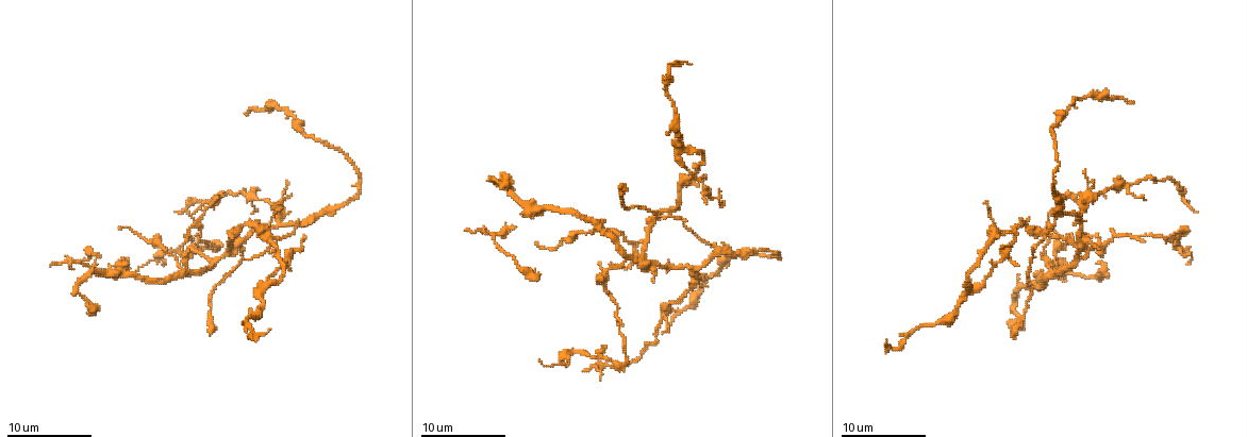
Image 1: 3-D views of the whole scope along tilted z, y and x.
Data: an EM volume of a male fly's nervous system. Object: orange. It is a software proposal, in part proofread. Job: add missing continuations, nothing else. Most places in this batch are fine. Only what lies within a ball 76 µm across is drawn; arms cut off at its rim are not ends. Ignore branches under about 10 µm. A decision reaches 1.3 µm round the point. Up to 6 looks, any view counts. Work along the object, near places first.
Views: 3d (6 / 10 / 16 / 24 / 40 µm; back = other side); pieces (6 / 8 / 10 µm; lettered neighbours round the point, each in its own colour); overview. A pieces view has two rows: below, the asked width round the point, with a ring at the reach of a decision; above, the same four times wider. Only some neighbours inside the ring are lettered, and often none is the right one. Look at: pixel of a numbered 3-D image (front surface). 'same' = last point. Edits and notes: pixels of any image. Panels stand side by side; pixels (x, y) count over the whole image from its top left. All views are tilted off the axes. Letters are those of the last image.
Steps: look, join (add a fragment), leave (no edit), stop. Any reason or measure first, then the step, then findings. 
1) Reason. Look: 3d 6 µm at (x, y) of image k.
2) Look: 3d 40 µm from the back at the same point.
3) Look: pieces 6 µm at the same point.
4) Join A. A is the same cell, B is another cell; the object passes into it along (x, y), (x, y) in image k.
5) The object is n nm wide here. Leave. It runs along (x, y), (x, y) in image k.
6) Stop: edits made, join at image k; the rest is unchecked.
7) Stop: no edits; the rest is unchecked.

Long arm stops here. Look: pieces 8 µm at (535, 269) of image 1.

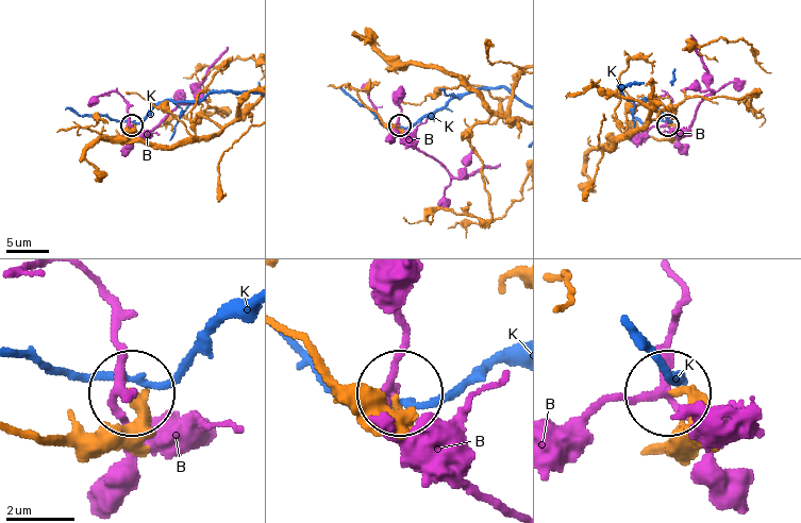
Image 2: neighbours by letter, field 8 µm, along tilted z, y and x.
The object is 260 nm wide here. Leave. B and K are other cells; none of them fits.

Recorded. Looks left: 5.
Branch stops here. Look: pieces 8 µm at (652, 281) of image 1.

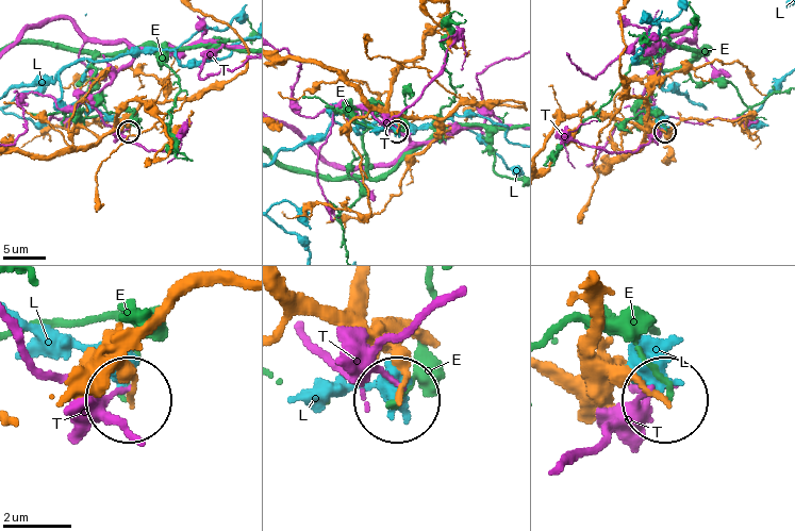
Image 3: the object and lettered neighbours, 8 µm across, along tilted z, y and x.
Leave. E, L and T are other cells; it runs along (136, 348), (128, 394) in image 3; no lettered fragment goes on from it.

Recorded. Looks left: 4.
An open end. Look: pieces 6 µm at (281, 202) of image 1.

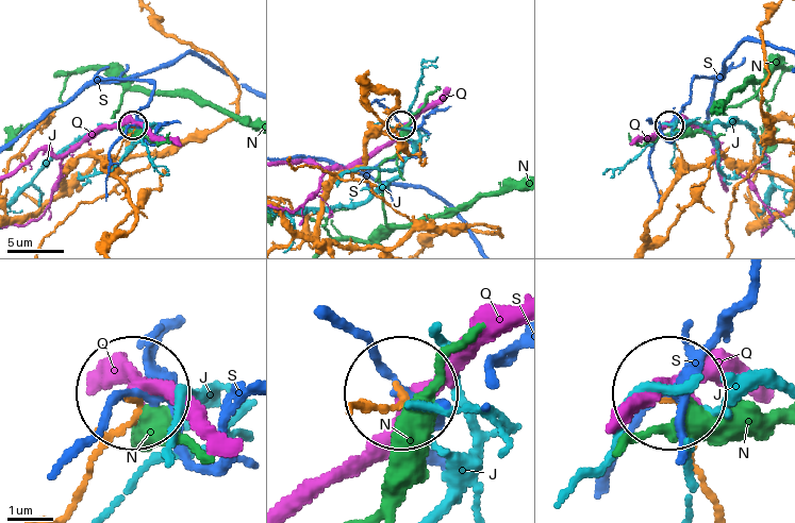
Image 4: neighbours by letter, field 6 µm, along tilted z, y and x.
Leave. J, N, Q and S are other cells; it runs along (67, 509), (136, 395) in image 4; none of them fits.

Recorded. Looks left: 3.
Stop: no edits; the rest is unchecked.

